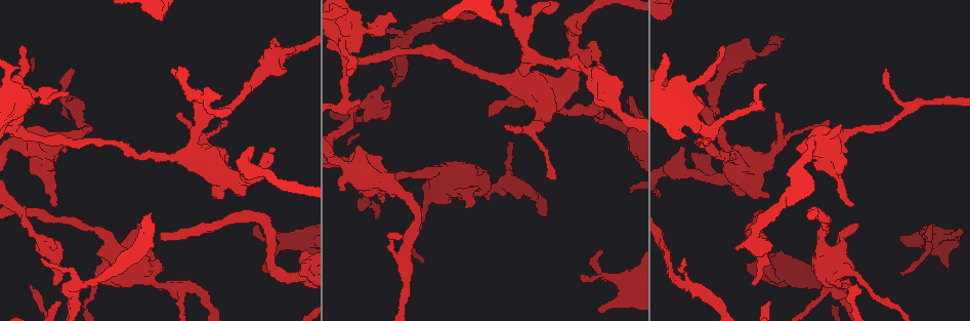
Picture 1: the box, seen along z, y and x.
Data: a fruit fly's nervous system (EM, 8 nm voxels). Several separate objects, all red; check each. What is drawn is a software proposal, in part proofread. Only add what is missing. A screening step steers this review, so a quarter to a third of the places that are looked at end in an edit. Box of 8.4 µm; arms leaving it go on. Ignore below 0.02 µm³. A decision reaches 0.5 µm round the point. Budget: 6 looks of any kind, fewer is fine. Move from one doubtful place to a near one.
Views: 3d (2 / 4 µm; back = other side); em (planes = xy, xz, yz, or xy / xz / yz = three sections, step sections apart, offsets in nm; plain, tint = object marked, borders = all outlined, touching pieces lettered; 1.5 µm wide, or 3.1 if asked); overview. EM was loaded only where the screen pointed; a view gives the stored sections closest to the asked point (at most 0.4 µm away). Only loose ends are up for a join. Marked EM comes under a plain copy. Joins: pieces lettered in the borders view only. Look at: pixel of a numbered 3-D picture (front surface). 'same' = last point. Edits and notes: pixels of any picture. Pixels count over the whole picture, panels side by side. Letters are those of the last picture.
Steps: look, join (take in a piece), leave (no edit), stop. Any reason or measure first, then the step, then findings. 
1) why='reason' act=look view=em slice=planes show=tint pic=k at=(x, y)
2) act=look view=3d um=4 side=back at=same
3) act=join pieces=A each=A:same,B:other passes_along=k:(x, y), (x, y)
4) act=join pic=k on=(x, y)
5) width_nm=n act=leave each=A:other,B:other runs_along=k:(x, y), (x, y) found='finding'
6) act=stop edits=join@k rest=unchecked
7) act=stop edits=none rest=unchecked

why='an open end' act=look view=3d um=2 side=back pic=1 at=(932, 225)

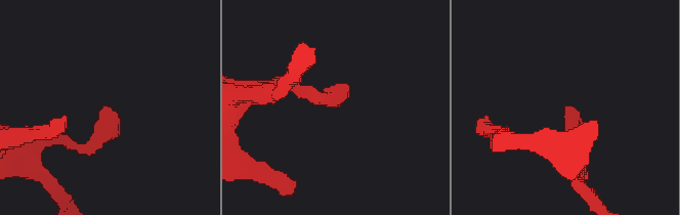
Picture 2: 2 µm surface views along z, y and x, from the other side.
why='need the tissue' act=look view=em slice=yz step=4 show=borders pic=2 at=(332, 100)

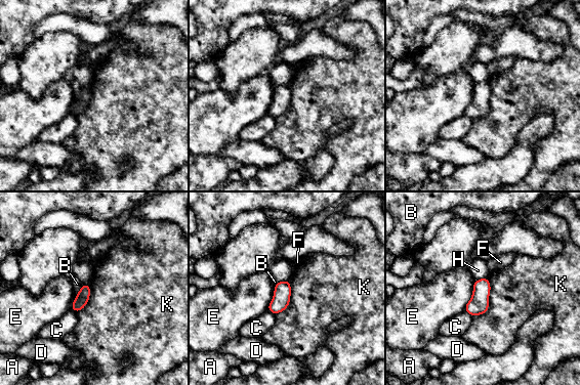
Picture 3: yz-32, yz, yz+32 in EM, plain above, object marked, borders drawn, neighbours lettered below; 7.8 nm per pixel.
why='another direction' act=look view=em slice=planes show=borders at=same

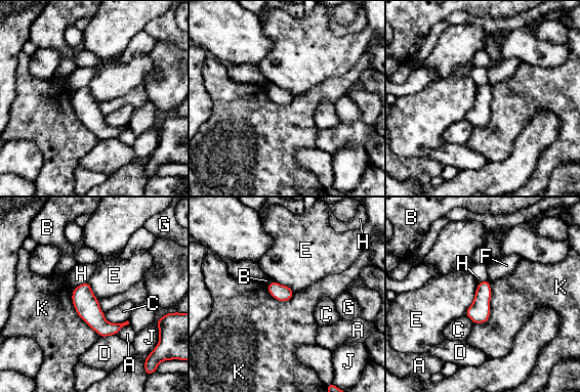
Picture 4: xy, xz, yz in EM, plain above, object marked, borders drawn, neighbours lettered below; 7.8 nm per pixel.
width_nm=130 longest_contact=K:360nm act=leave each=A:other,B:other,C:other,D:other,E:other,F:other,G:other,H:other,J:other,K:other found='none of them fits'

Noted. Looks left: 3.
why='thin end' act=look view=3d um=4 pic=1 at=(352, 71)

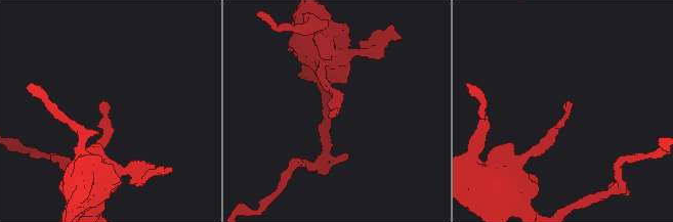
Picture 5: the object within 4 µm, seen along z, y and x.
why='need the tissue' act=look view=em slice=planes show=borders pic=5 at=(337, 115)

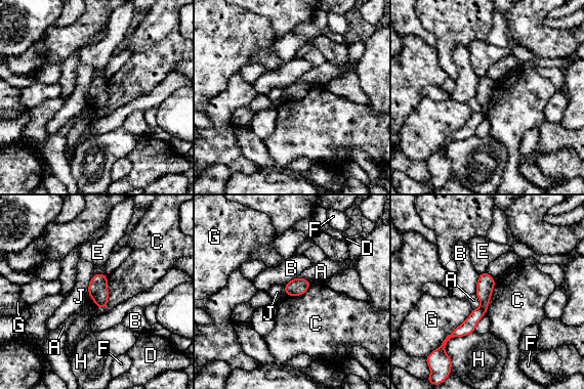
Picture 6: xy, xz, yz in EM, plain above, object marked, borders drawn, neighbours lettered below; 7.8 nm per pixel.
width_nm=140 act=leave each=A:other,B:other,C:other,D:other,E:other,F:other,G:other,H:other,J:other runs_along=6:(486, 275), (484, 307), (453, 334) found='none of them fits'

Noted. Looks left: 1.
act=stop edits=none rest=unchecked

